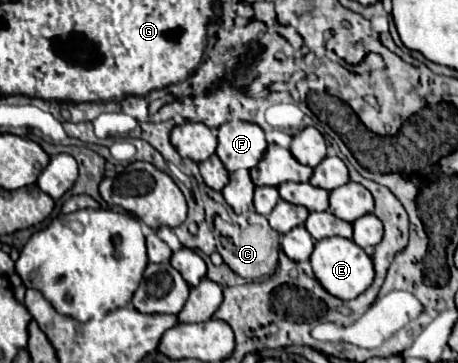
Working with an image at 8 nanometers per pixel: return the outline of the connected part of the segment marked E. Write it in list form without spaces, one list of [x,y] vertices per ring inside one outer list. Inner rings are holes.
[[[328,237],[328,239],[320,239],[314,245],[312,257],[310,257],[312,269],[316,279],[322,283],[322,287],[338,297],[338,299],[354,299],[358,297],[362,291],[366,291],[374,279],[374,267],[372,267],[372,259],[362,251],[362,247],[358,247],[352,239],[344,239],[344,237]]]

